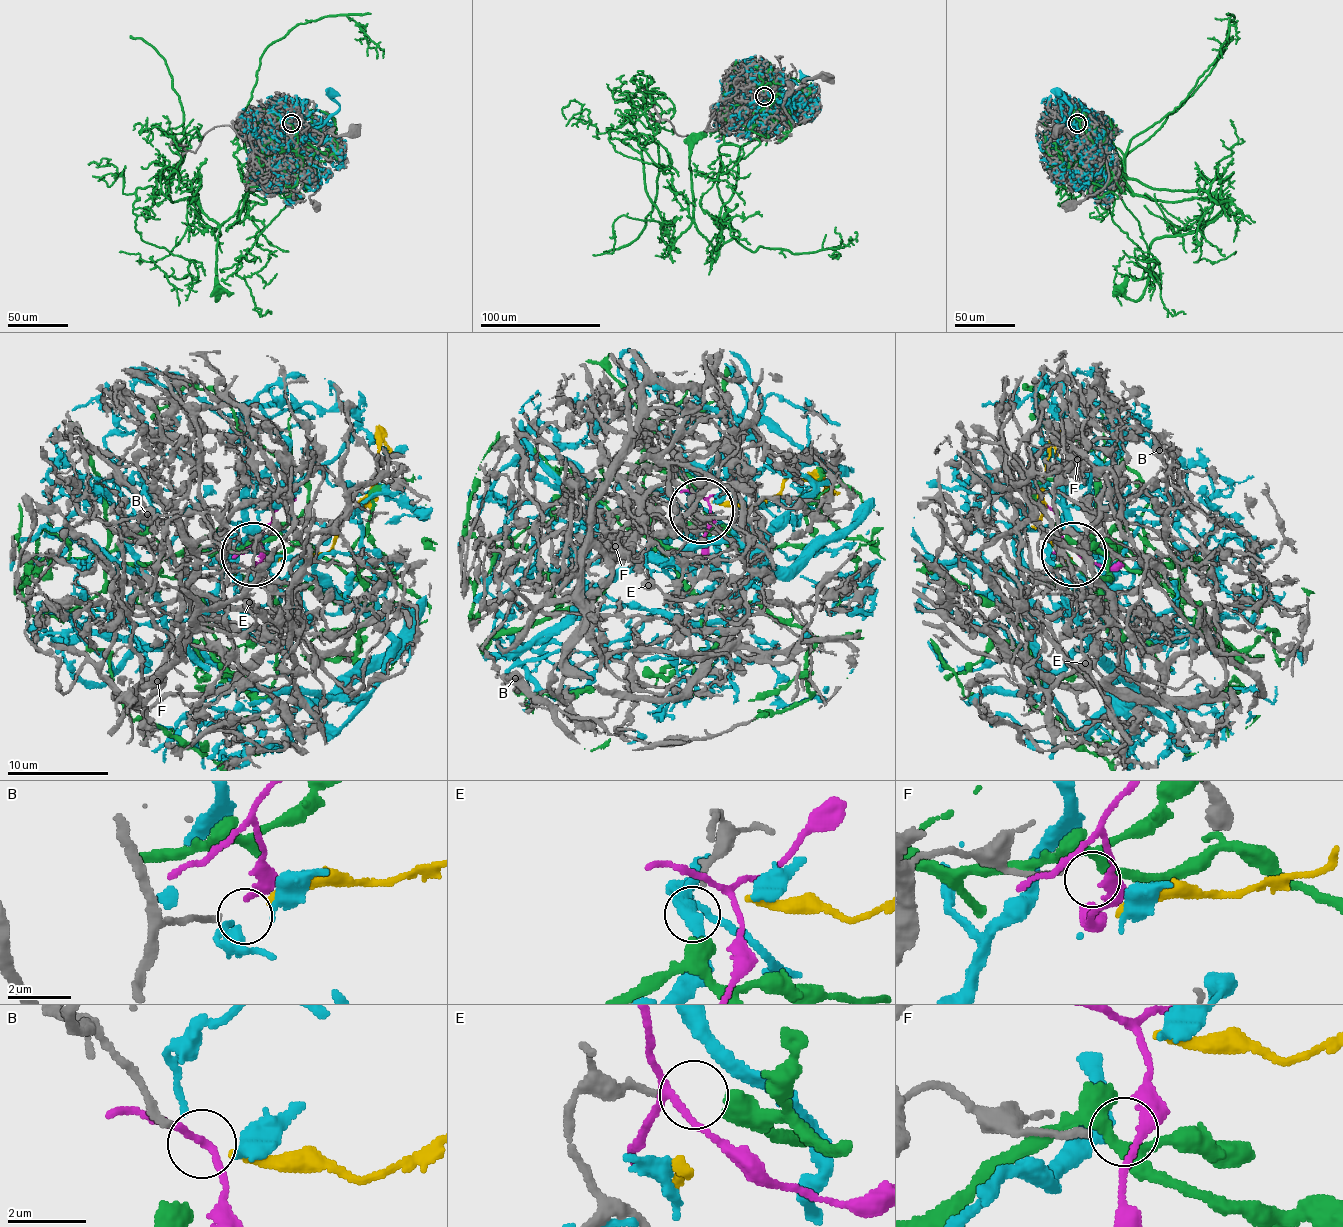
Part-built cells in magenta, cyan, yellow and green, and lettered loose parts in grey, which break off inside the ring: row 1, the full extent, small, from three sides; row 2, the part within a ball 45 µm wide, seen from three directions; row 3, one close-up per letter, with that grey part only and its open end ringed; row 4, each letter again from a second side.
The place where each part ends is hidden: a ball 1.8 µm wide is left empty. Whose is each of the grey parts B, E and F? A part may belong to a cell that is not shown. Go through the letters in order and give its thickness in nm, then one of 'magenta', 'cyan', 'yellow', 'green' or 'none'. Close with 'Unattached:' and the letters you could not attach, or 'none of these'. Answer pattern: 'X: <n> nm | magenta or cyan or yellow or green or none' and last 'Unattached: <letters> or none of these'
B: 190 nm | yellow
E: 180 nm | green
F: 180 nm | none
Unattached: F

